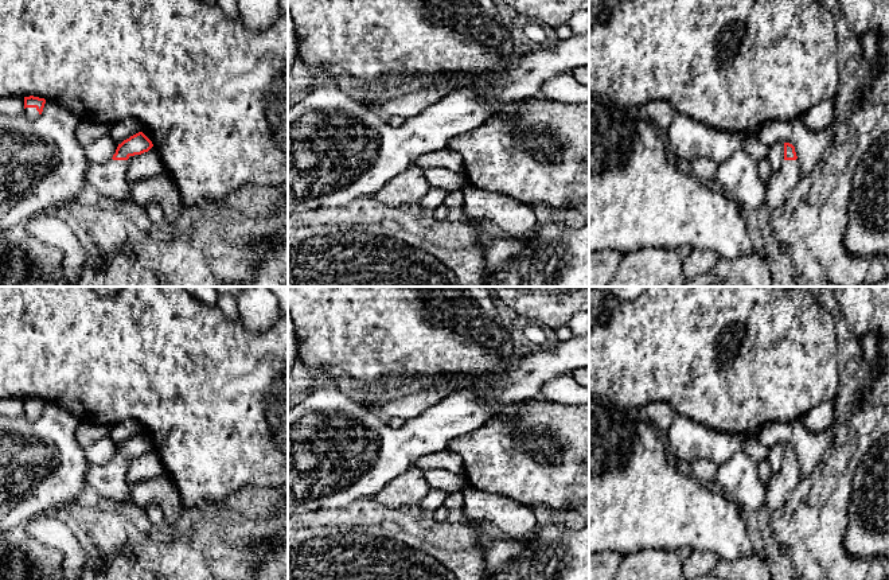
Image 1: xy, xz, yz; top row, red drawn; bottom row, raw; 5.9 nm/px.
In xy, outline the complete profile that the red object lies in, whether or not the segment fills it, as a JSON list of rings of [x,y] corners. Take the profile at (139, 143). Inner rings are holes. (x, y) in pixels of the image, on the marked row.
[[[139,132],[118,144],[109,161],[98,164],[87,159],[87,182],[102,196],[116,201],[132,199],[126,179],[126,160],[130,156],[148,152],[152,147],[152,141],[143,132]]]

